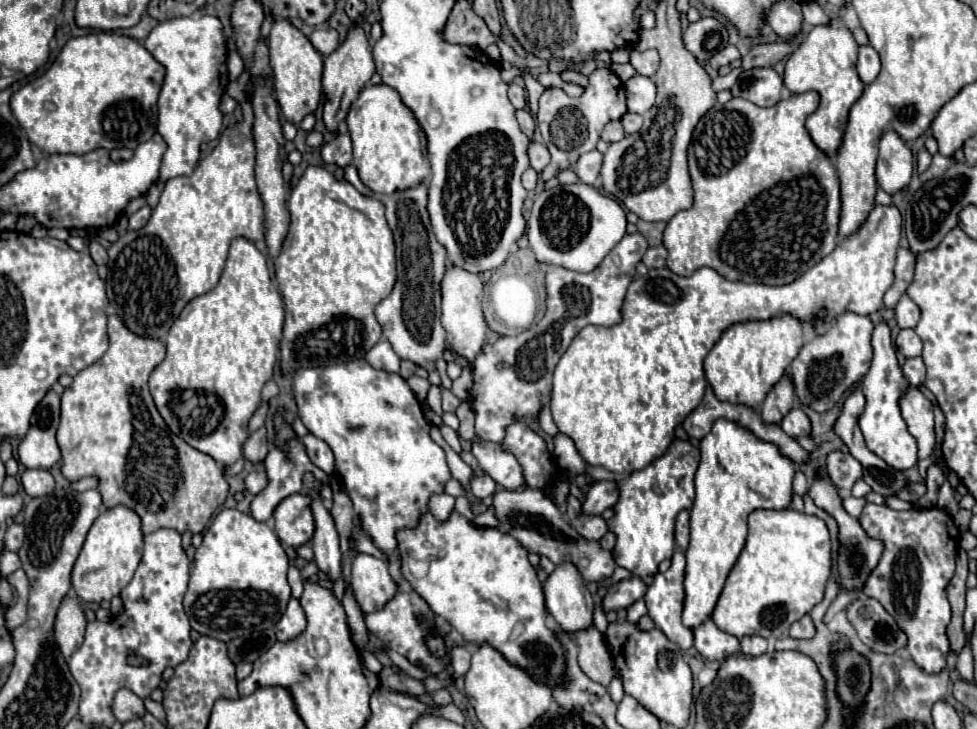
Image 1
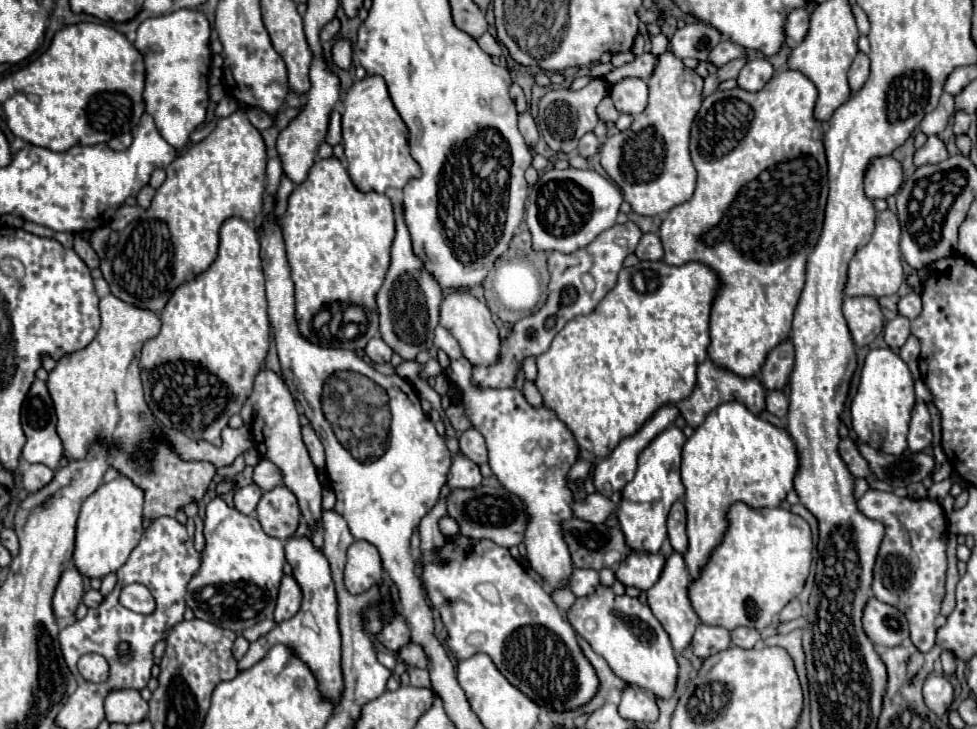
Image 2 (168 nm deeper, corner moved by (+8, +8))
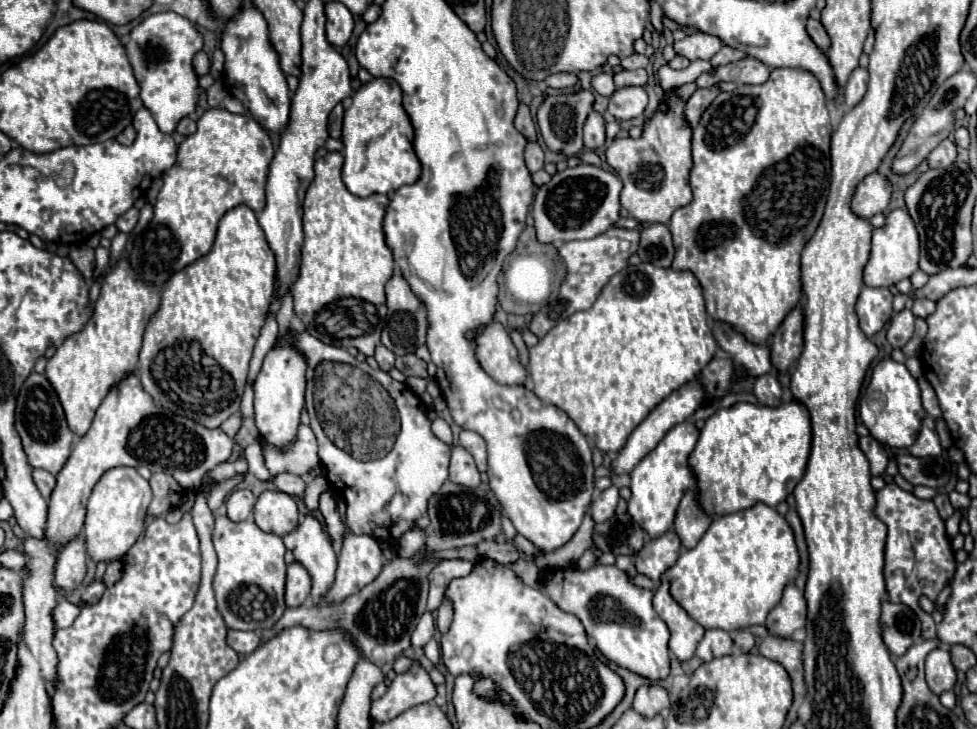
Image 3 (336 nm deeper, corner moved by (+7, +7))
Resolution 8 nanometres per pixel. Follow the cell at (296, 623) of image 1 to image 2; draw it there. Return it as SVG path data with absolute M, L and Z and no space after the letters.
M283 577L281 589L279 589L279 599L275 607L275 623L283 623L291 619L301 605L301 589L293 577Z

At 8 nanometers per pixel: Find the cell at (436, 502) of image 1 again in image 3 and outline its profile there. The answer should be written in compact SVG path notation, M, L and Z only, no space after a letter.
M442 560L430 572L430 596L428 596L428 612L432 614L444 602L444 590L452 578L468 576L472 572L472 562L466 560Z

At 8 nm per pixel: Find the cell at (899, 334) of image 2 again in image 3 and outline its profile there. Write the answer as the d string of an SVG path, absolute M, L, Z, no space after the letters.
M902 310L892 318L888 326L888 342L894 348L904 348L912 334L914 334L914 314L910 310Z

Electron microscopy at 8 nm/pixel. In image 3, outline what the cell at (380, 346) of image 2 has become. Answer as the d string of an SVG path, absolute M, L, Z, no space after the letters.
M382 344L376 346L374 358L376 358L380 370L384 370L384 372L390 372L390 370L392 370L392 366L394 366L394 354L392 354L390 350L386 350Z

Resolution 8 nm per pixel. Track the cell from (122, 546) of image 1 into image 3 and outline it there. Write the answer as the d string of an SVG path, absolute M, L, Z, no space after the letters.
M116 466L98 480L88 500L88 514L82 530L86 548L96 562L116 560L130 550L130 546L138 540L138 536L144 530L144 518L150 500L152 500L150 484L138 474L136 468Z

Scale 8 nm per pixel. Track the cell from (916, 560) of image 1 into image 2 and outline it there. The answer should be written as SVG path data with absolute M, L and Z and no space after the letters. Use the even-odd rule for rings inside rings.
M869 489L859 501L857 507L869 519L881 521L885 527L885 537L879 547L879 555L873 571L873 595L889 605L895 605L909 621L911 643L927 653L937 641L935 617L945 595L945 541L947 541L947 519L943 507L931 499L909 499L895 497L893 493ZM899 511L899 515L897 515ZM905 527L913 527L911 531Z

